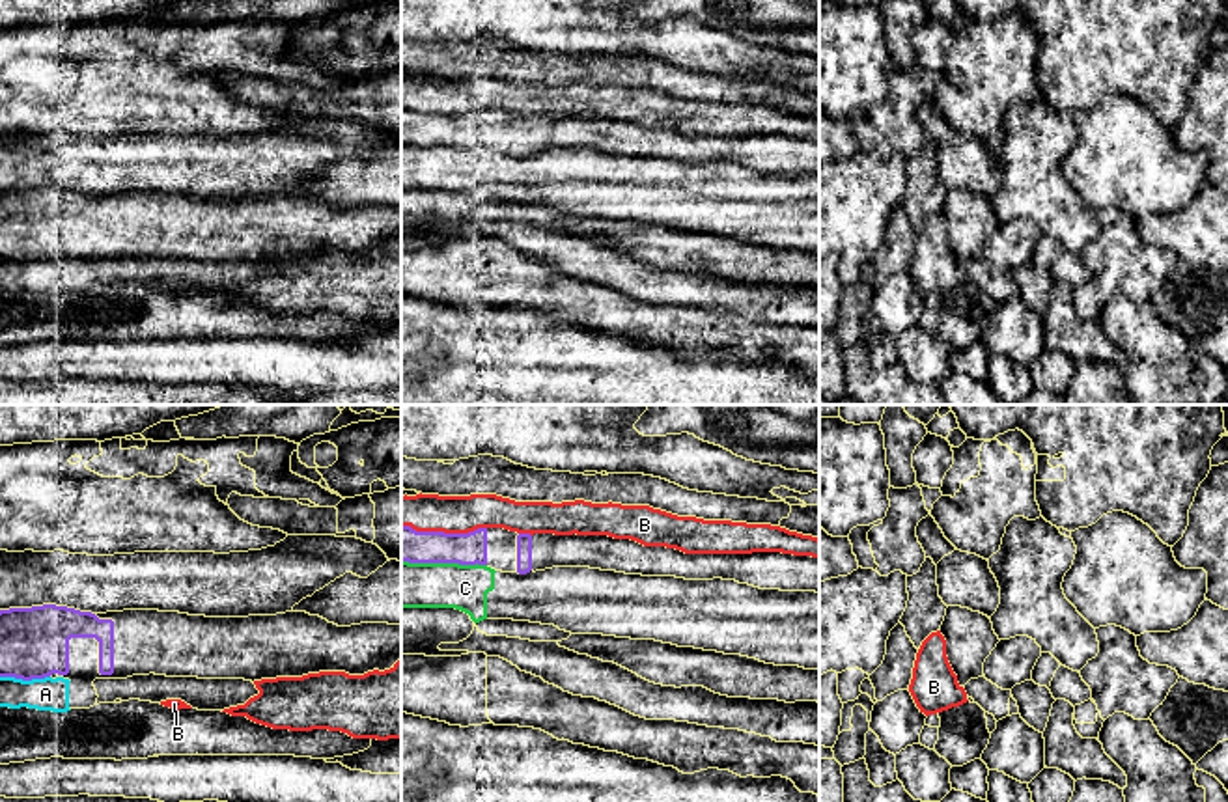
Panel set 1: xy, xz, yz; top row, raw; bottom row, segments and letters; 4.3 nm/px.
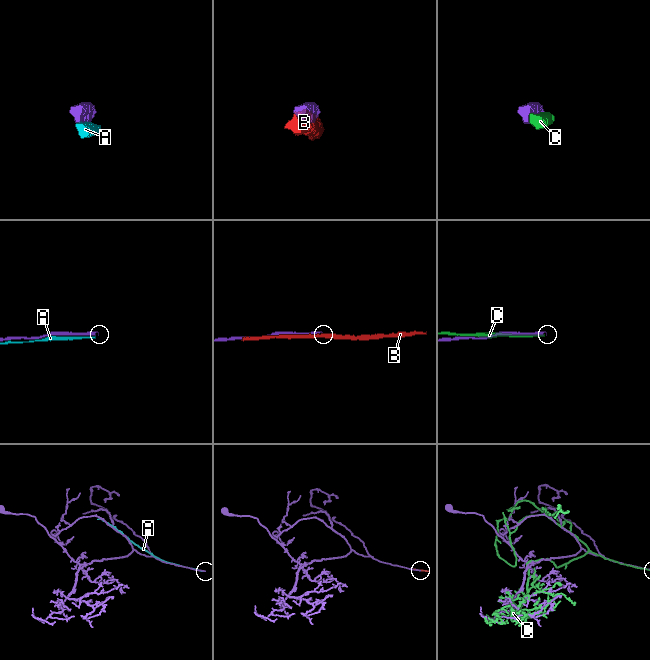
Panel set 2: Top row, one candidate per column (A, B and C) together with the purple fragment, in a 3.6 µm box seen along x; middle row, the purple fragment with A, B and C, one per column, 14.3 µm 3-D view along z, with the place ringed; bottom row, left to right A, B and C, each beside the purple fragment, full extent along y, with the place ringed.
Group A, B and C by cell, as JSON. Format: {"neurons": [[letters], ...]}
{"neurons": [["A"], ["B"], ["C"]]}

